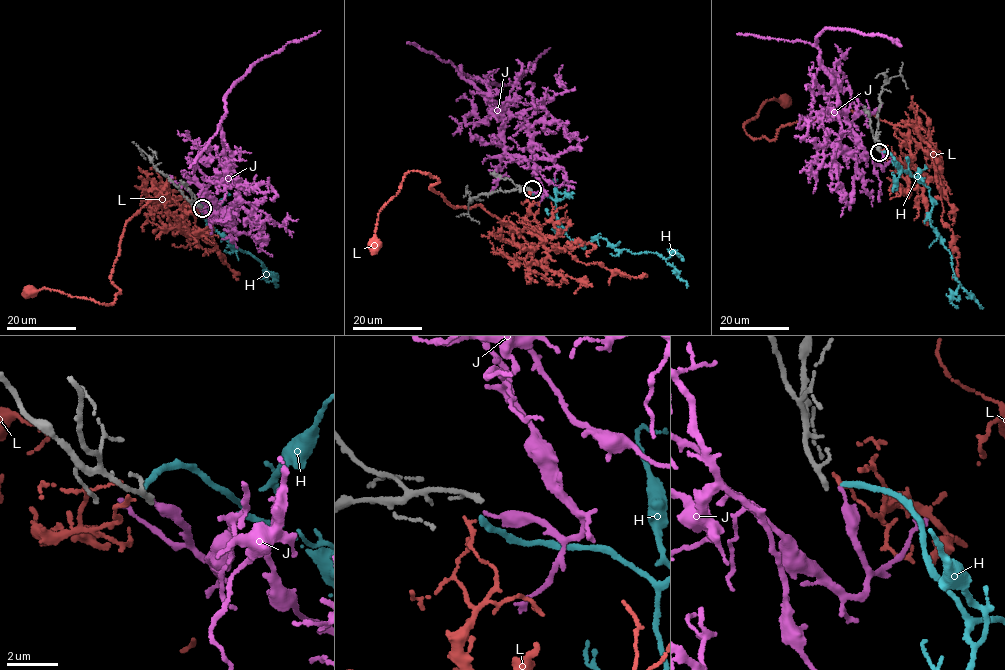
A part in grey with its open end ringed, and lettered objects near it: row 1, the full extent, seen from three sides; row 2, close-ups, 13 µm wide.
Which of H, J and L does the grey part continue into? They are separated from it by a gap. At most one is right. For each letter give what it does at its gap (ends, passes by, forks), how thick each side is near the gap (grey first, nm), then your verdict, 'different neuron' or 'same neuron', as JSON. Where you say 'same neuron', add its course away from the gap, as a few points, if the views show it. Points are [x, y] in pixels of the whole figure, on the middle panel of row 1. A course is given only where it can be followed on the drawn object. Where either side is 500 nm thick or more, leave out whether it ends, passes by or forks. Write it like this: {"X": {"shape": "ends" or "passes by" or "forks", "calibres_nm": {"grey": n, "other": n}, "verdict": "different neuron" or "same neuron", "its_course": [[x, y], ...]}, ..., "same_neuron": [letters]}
{"H": {"shape": "ends", "calibres_nm": {"grey": 150, "other": 240}, "verdict": "different neuron"}, "J": {"shape": "ends", "calibres_nm": {"grey": 150, "other": 170}, "verdict": "different neuron"}, "L": {"shape": "ends", "calibres_nm": {"grey": 150, "other": 150}, "verdict": "different neuron"}, "same_neuron": []}

